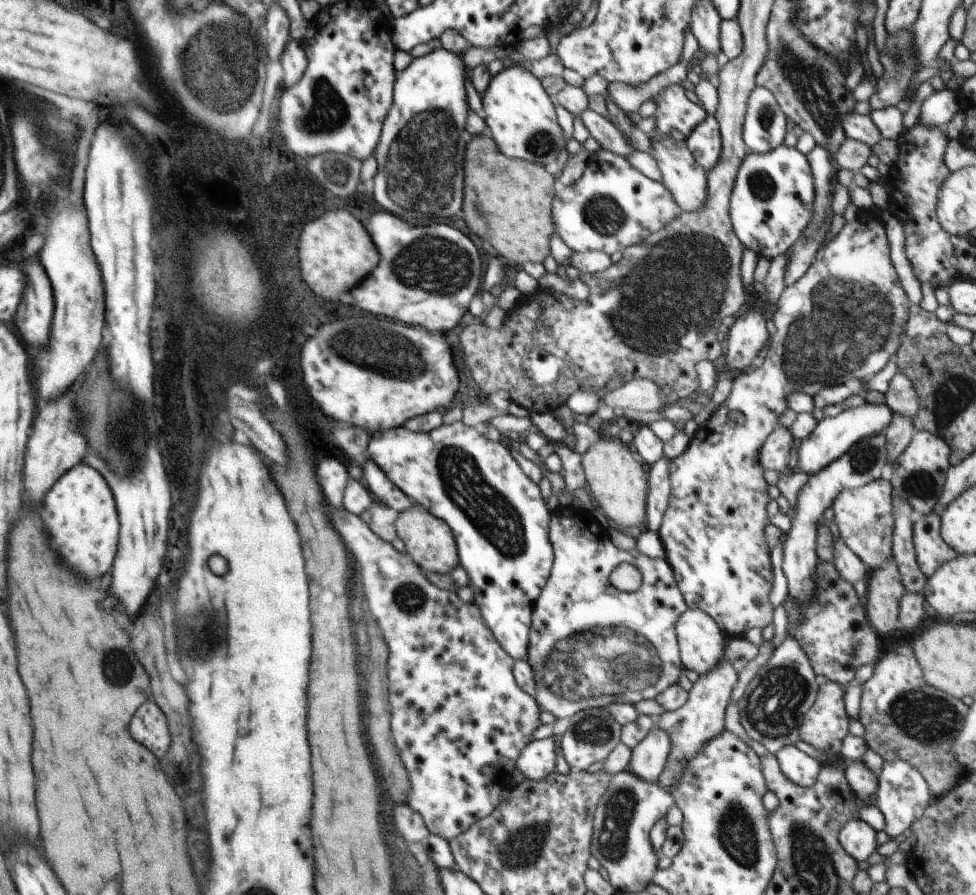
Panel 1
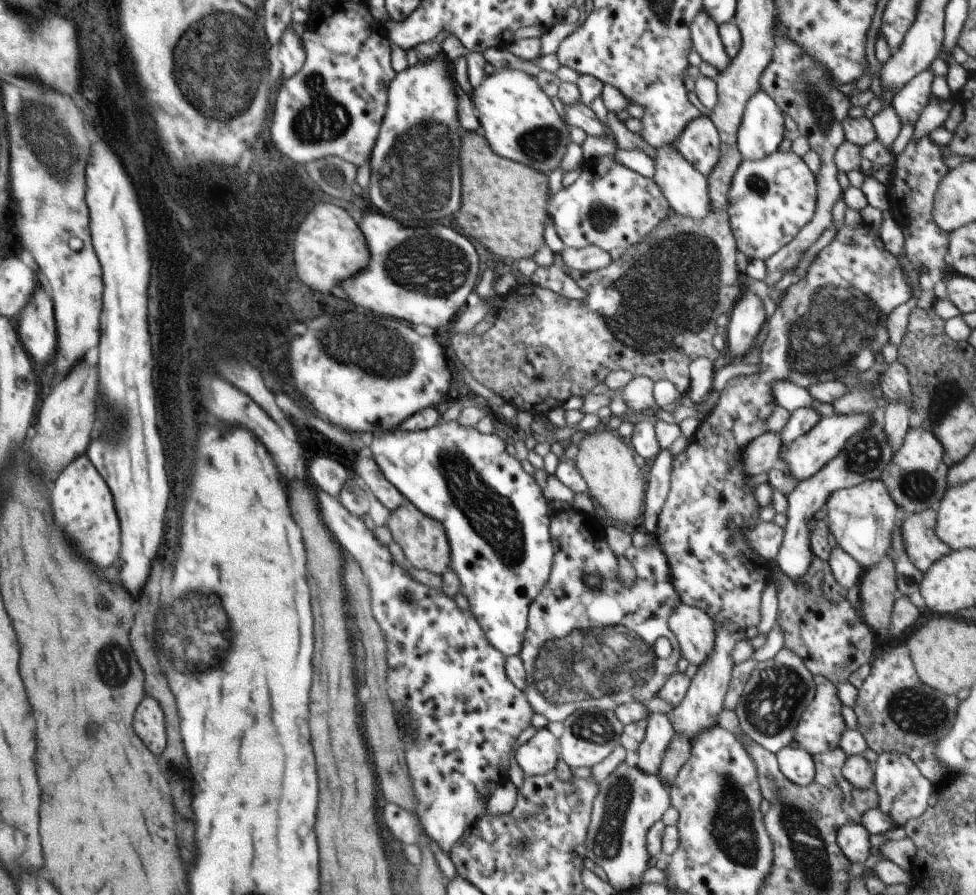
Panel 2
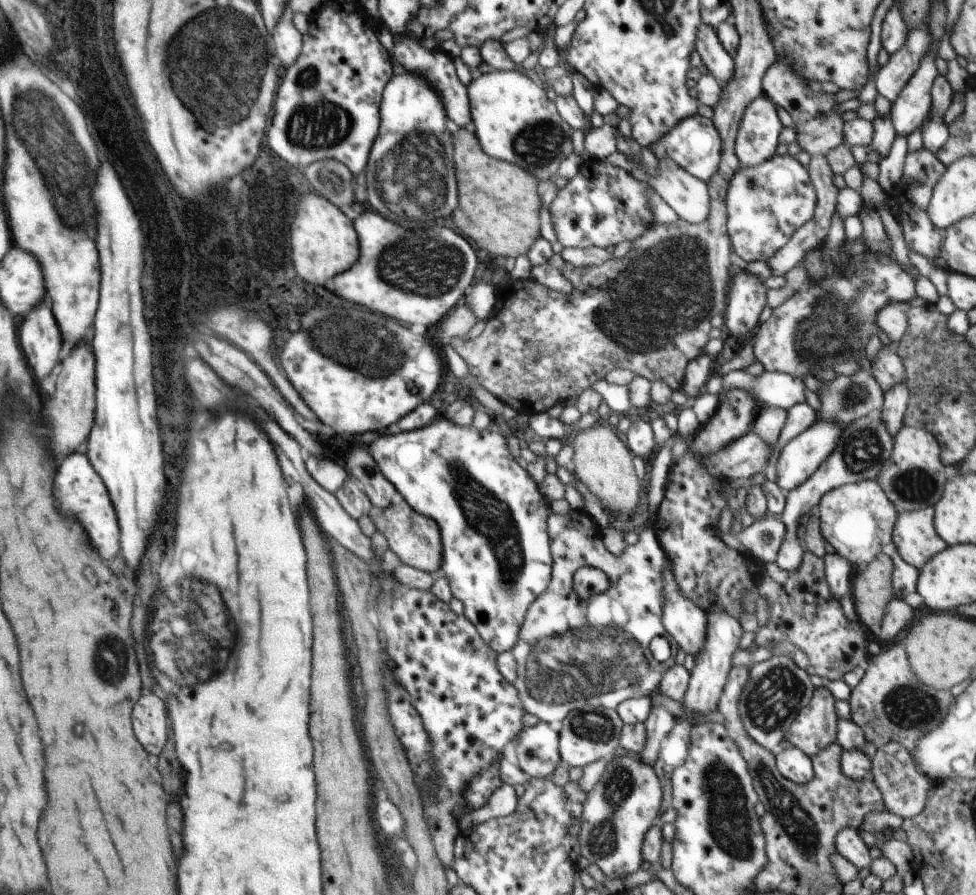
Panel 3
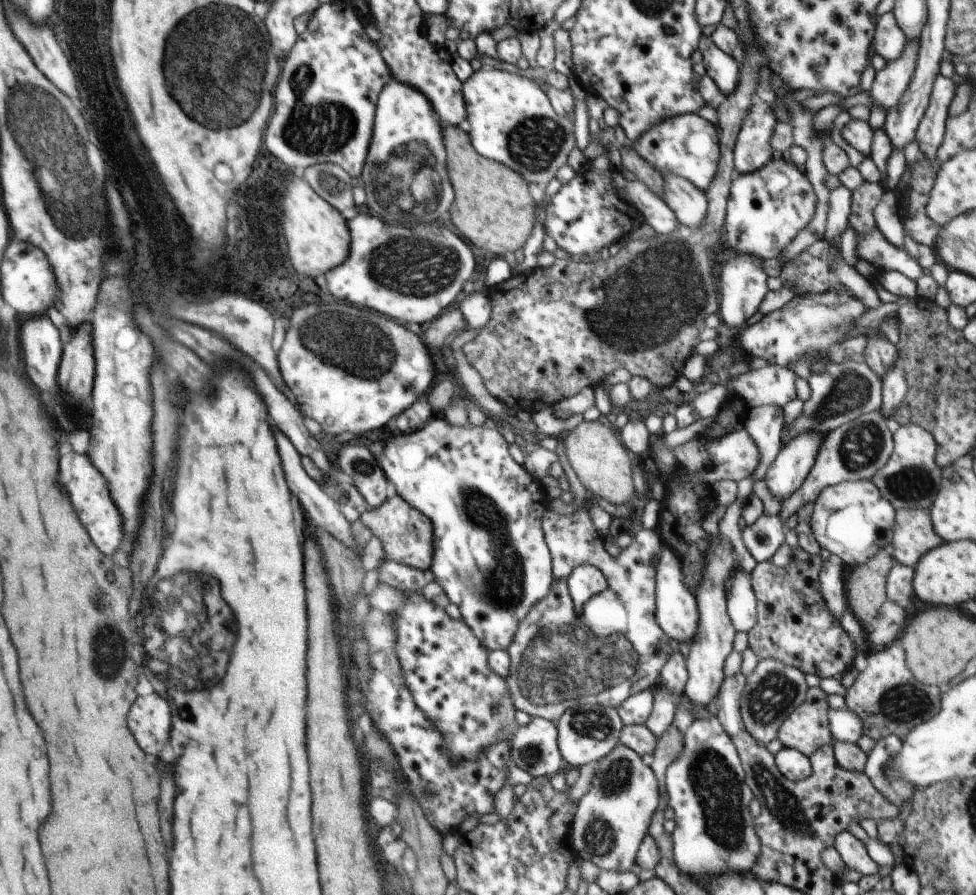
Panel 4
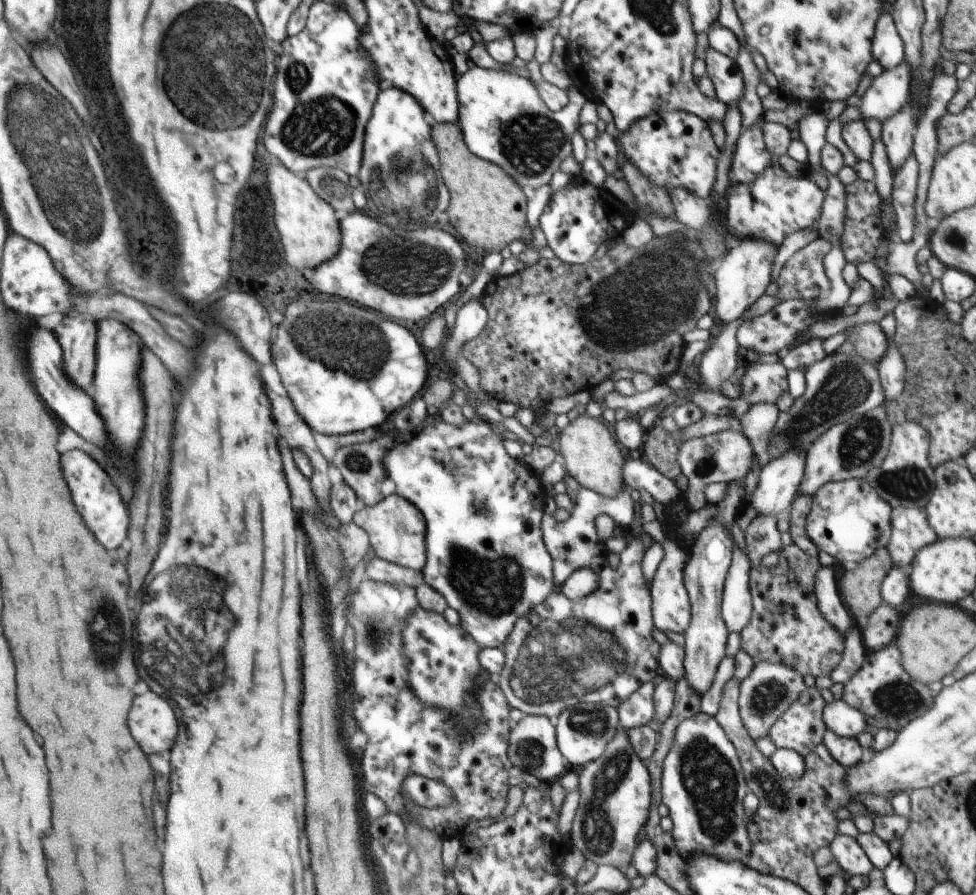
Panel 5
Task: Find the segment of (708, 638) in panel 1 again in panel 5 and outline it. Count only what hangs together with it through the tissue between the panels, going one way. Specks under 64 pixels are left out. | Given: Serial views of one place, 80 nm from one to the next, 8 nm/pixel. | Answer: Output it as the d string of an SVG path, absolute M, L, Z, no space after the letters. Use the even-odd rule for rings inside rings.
M674 540L674 552L666 552L662 566L658 568L649 584L652 597L653 623L658 630L683 633L691 621L691 602L683 581L683 570L687 561L685 547Z

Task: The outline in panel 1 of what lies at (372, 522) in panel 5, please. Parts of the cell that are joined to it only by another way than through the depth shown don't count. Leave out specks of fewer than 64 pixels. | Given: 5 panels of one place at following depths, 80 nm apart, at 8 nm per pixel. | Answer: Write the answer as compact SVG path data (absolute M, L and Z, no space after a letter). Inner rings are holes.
M415 504L402 511L394 522L397 536L404 542L408 556L427 574L450 574L459 564L452 529L424 507Z

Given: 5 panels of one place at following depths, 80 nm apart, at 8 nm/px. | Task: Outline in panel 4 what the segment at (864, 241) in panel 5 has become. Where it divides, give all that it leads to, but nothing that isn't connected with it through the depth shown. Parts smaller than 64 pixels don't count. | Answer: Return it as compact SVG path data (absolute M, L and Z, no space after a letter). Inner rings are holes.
M865 182L862 187L853 192L849 224L856 230L858 239L876 227L873 212L875 206L880 202L883 192L882 184L868 182Z

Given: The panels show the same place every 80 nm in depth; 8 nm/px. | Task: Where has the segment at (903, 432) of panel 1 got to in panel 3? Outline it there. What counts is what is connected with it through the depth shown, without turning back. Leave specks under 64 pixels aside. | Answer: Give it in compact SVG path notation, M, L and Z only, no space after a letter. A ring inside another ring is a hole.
M899 383L884 393L881 420L894 440L904 426L902 420L904 420L906 409L910 406L910 392L911 389L906 384Z

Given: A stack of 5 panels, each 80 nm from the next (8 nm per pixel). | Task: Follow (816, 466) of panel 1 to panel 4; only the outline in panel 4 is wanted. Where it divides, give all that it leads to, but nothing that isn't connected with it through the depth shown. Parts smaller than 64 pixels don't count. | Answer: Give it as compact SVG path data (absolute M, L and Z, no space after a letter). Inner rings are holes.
M808 431L791 438L776 455L765 474L769 491L781 500L798 490L814 466L826 434Z

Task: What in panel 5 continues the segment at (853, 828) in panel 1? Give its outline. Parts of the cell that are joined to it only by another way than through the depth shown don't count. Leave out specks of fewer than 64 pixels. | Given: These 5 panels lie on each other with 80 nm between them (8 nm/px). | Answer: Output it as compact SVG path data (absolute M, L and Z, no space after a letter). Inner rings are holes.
M837 834L829 847L836 862L851 875L869 876L875 869L864 849L851 836Z

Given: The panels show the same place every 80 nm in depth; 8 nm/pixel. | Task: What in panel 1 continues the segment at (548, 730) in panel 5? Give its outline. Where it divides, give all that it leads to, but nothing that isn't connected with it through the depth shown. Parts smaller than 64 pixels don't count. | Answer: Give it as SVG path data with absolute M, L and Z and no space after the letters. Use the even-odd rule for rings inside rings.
M552 737L534 739L524 747L516 761L515 768L531 781L542 781L556 772L557 746Z

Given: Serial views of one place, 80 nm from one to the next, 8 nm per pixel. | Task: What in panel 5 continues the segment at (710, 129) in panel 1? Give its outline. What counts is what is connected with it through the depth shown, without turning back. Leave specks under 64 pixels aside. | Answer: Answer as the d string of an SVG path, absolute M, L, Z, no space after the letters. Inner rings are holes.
M656 111L636 121L627 131L616 138L619 140L628 162L636 165L639 173L666 192L684 187L696 196L708 200L717 177L717 162L720 149L716 147L707 121L686 111Z

